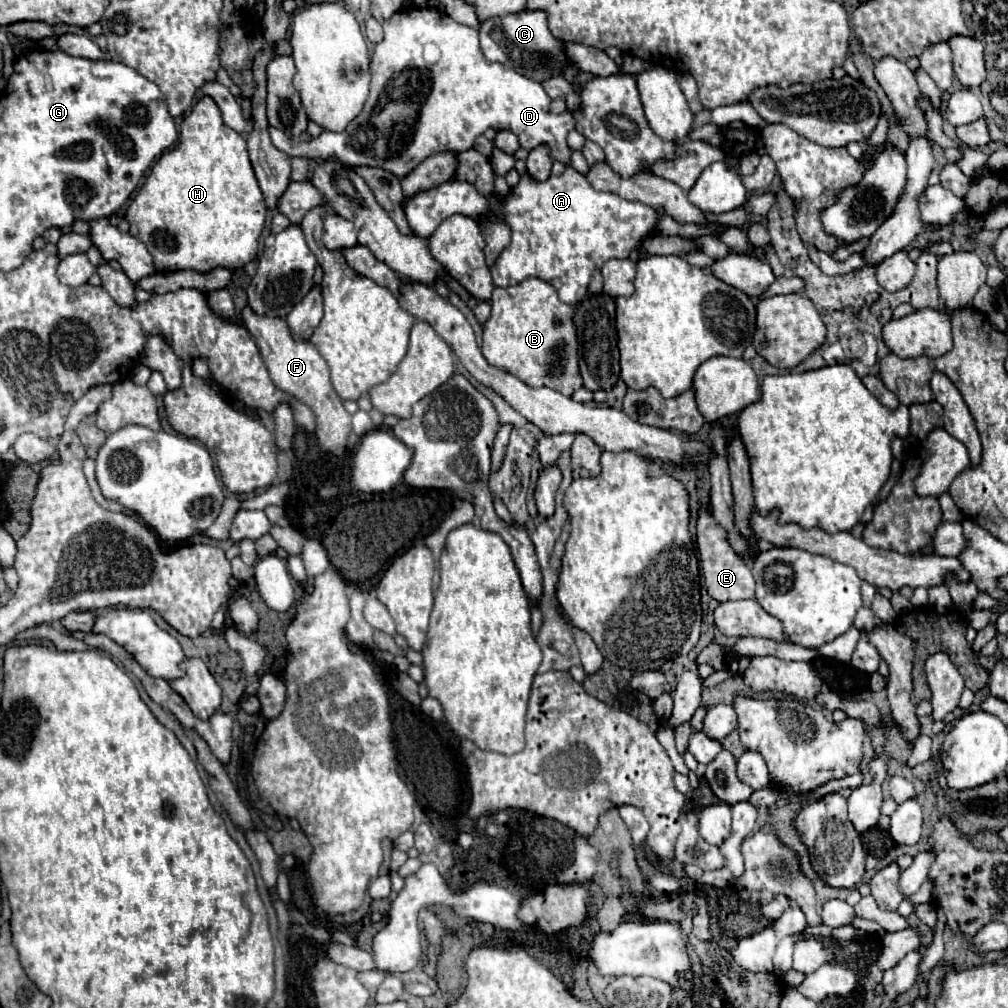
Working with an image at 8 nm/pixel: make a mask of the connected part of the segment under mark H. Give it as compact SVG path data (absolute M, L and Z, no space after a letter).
M202 96L180 126L178 144L158 158L136 192L126 210L126 220L130 224L130 234L148 246L156 266L210 272L214 268L236 270L256 258L266 214L264 196L248 158L246 138L222 122L220 108L210 96Z

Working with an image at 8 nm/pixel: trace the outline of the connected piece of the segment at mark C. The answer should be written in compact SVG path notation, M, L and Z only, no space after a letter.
M516 12L506 16L488 18L480 26L480 48L488 62L500 62L520 70L520 74L536 80L548 78L548 74L560 74L568 66L568 58L562 50L558 38L554 38L546 24L546 14L536 12Z

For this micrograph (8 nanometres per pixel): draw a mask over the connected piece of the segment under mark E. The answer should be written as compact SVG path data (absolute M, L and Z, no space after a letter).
M700 508L698 510L696 544L698 544L698 552L700 552L700 566L702 566L702 574L704 574L708 596L712 596L718 602L754 598L752 572L750 572L750 568L746 568L746 562L730 546L728 532L726 532L726 528L722 528L718 524L718 520L712 514L712 508Z

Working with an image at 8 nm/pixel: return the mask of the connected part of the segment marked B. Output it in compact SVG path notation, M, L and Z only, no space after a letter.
M526 278L520 284L496 288L492 298L492 316L484 324L484 358L502 370L508 370L528 386L548 386L564 396L572 396L582 386L578 370L578 342L572 324L574 308L562 304L552 284L540 278Z

